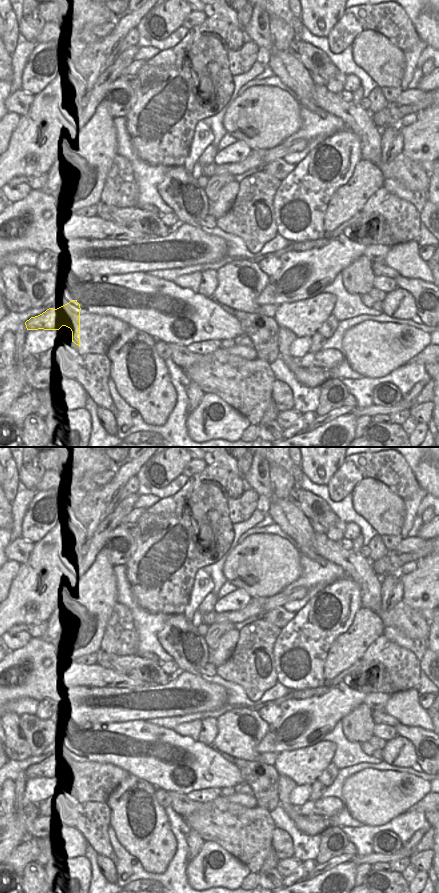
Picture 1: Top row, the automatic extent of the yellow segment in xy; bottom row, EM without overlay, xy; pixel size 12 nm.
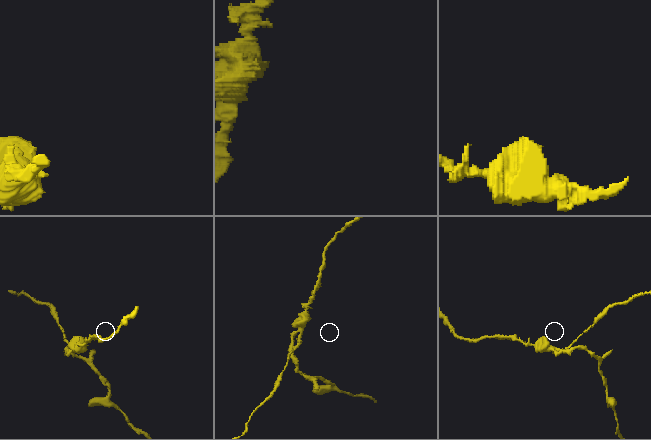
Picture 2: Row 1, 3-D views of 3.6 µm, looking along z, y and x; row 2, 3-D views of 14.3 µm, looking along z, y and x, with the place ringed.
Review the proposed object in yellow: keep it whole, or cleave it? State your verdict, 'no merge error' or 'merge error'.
merge error

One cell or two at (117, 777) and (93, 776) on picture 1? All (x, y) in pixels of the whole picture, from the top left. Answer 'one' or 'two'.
one

